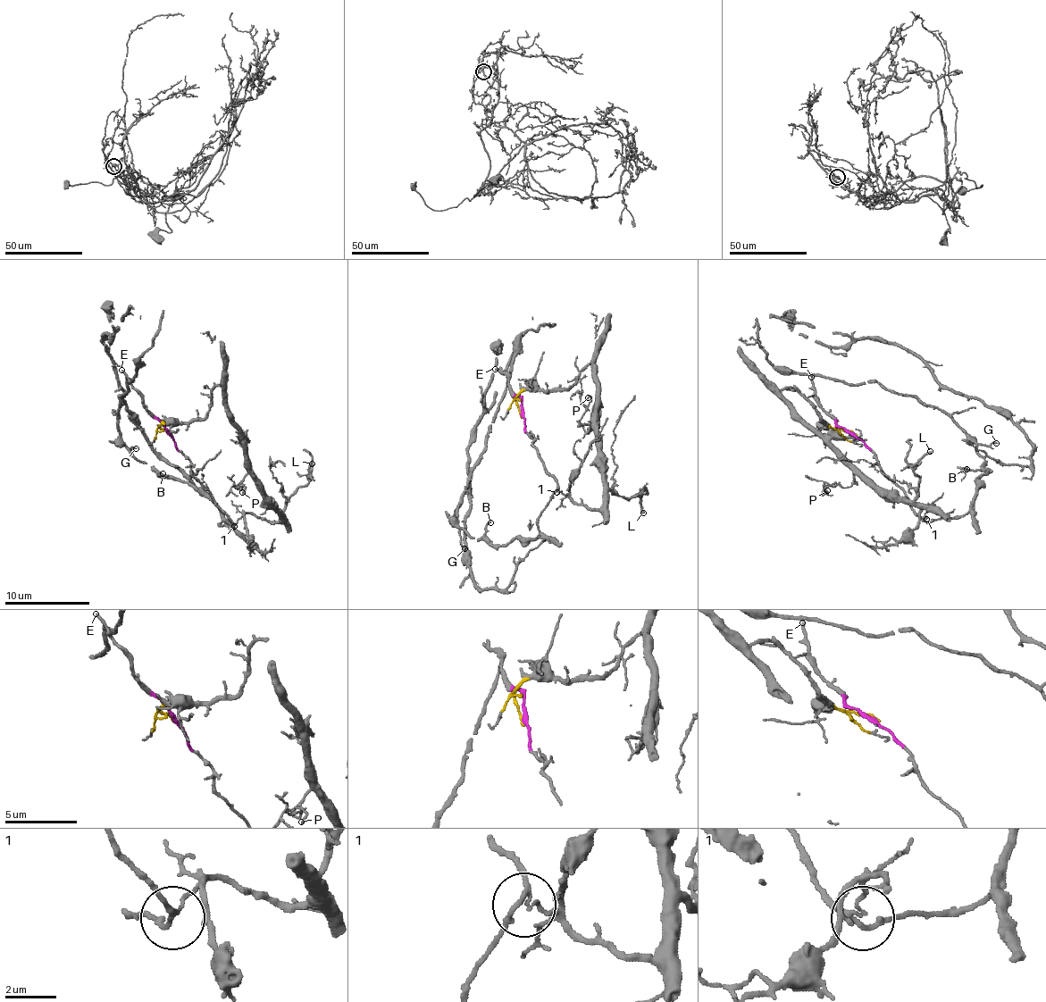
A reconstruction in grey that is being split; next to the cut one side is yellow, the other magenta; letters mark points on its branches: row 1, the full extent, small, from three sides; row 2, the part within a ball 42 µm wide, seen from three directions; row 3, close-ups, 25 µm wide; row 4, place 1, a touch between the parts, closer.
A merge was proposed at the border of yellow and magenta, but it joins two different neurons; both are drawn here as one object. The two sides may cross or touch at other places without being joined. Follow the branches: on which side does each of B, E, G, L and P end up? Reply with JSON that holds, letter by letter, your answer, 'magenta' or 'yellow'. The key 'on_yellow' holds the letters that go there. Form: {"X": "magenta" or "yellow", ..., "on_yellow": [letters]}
{"B": "magenta", "E": "magenta", "G": "magenta", "L": "yellow", "P": "yellow", "on_yellow": ["L", "P"]}

